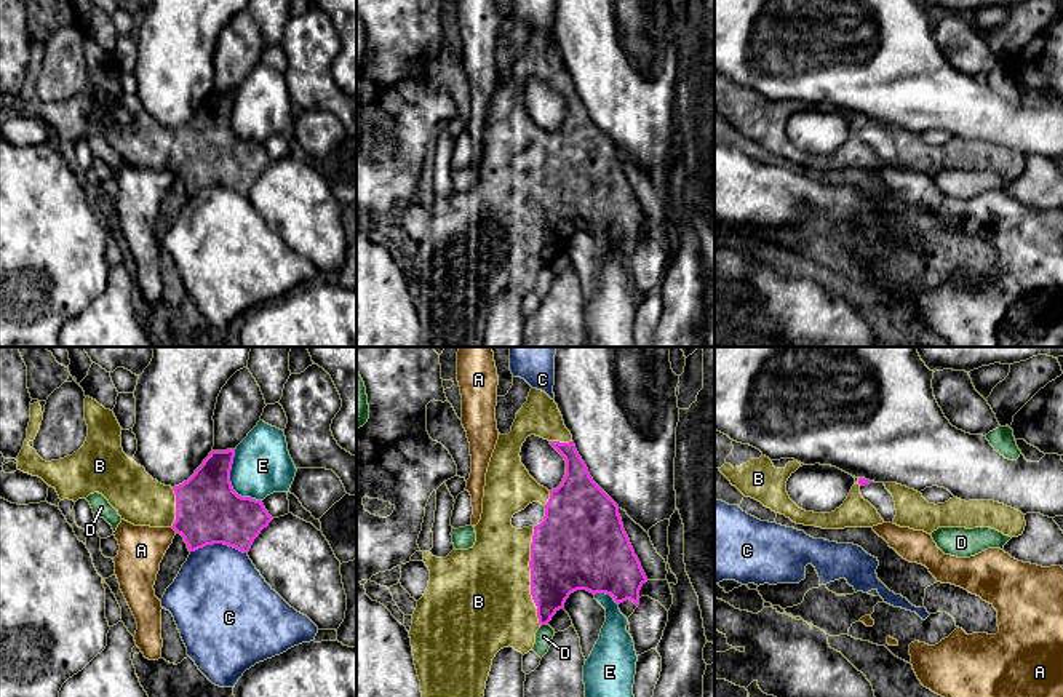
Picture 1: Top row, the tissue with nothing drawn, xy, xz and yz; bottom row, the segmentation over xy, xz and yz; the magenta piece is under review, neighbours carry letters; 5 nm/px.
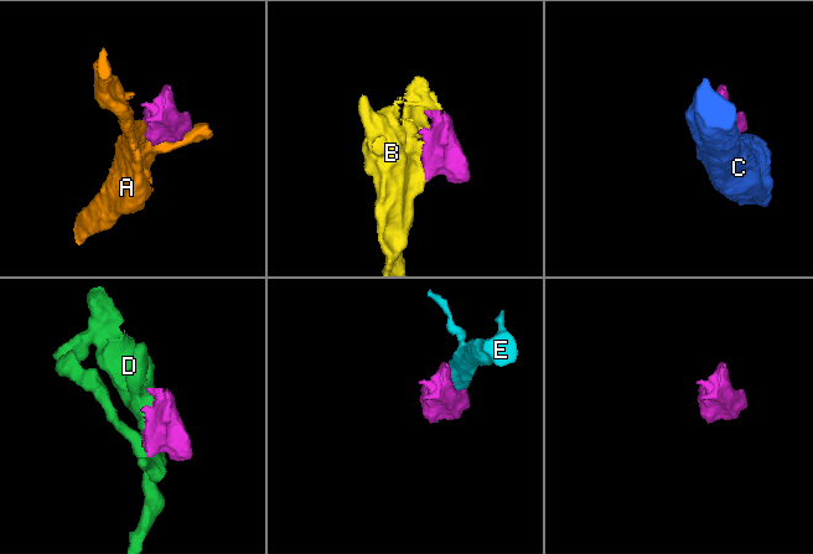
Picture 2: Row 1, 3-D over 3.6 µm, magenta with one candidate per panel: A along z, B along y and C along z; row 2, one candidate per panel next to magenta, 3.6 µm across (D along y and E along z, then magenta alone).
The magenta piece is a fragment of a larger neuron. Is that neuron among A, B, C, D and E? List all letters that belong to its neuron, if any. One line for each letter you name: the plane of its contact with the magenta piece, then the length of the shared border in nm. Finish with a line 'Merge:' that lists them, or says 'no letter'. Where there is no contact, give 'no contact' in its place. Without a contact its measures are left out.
B: meets magenta in xz; contact 500 nm long
Merge: B

